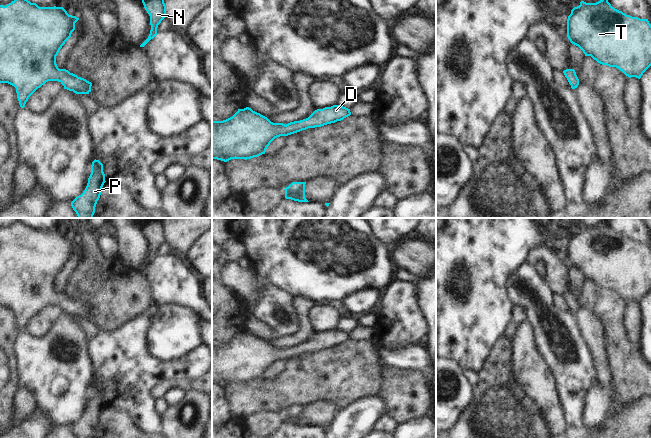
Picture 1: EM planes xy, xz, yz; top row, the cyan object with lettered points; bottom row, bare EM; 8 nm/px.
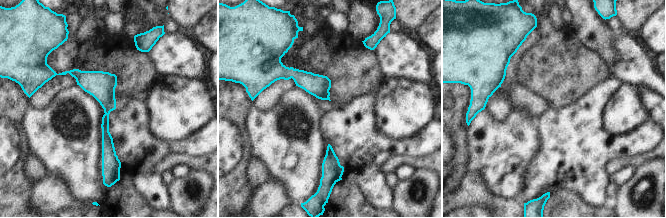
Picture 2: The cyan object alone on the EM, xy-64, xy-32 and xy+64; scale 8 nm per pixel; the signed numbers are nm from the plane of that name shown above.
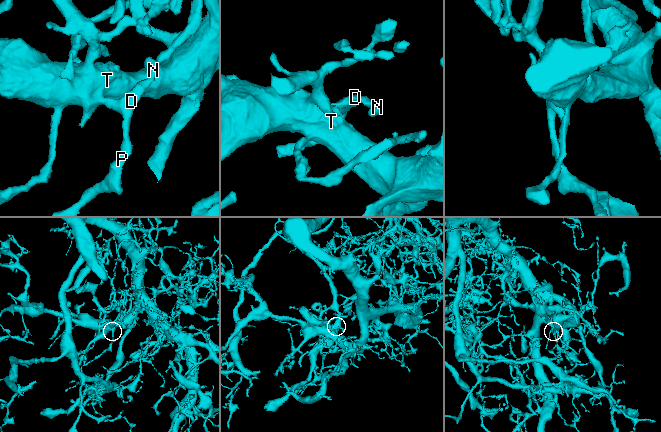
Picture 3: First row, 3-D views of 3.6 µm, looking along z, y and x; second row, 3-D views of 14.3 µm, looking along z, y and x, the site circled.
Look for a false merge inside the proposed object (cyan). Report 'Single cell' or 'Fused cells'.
Single cell.

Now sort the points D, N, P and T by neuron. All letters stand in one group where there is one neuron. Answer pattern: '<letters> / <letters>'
D N P T

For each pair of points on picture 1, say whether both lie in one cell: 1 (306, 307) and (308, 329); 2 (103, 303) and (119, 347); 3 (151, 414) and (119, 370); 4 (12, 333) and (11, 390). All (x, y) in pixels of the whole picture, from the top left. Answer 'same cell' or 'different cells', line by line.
1: same cell
2: different cells
3: same cell
4: same cell

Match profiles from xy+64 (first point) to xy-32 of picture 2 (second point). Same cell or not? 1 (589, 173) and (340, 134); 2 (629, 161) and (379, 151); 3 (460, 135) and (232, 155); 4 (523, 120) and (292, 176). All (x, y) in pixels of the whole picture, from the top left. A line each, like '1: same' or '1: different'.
1: same
2: different
3: different
4: same

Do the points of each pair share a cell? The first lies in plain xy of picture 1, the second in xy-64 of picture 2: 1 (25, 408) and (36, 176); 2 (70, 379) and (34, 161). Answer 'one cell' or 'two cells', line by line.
1: one cell
2: two cells

